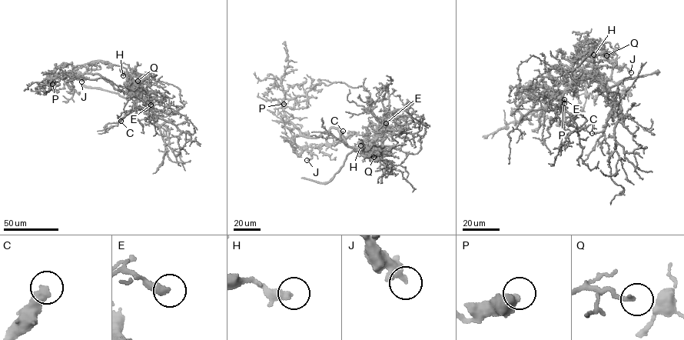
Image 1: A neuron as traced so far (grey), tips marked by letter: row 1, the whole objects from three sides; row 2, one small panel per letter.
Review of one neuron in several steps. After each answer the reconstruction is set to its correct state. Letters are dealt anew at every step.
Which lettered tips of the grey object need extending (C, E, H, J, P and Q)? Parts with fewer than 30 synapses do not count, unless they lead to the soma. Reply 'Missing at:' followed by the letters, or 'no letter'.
Missing at: C, Q

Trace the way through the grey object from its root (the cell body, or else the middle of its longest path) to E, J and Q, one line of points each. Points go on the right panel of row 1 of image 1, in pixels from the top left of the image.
E: (519, 91), (535, 88), (528, 86), (542, 86), (561, 91), (562, 98), (557, 99), (564, 99)
J: (519, 91), (519, 83), (531, 95), (544, 83), (558, 96), (592, 72), (610, 79), (615, 63), (631, 72)
Q: (519, 91), (535, 88), (528, 86), (541, 85), (564, 91), (582, 78), (594, 76), (592, 58), (606, 55)

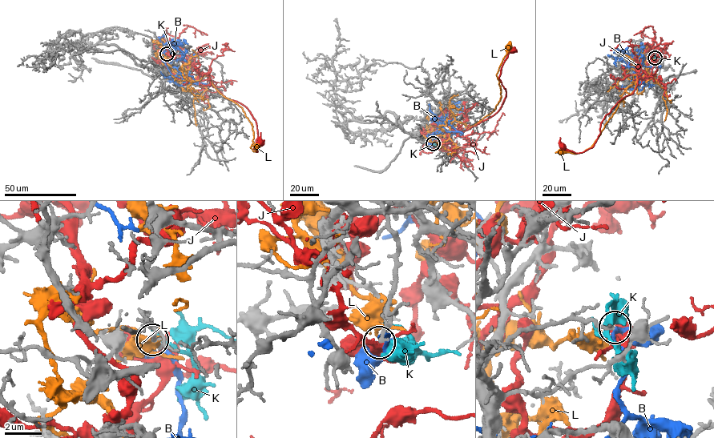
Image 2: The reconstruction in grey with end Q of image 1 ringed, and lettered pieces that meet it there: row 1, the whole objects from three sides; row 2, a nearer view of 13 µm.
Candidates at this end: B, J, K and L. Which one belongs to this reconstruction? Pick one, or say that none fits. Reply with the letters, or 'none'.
none

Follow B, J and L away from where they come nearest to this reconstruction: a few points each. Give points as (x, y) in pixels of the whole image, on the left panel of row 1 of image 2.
B: (167, 54), (171, 61), (162, 61), (176, 83), (200, 83), (186, 74), (170, 78), (160, 71)
J: (167, 54), (163, 60), (161, 49), (177, 78), (209, 80), (246, 107), (256, 124), (256, 151), (260, 142)
L: (166, 54), (159, 50), (183, 79), (207, 75), (242, 108), (252, 126), (250, 147), (255, 151), (256, 146)

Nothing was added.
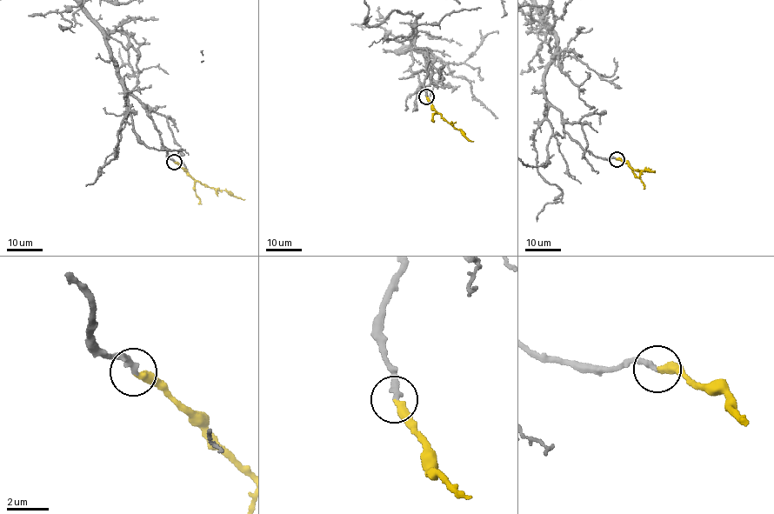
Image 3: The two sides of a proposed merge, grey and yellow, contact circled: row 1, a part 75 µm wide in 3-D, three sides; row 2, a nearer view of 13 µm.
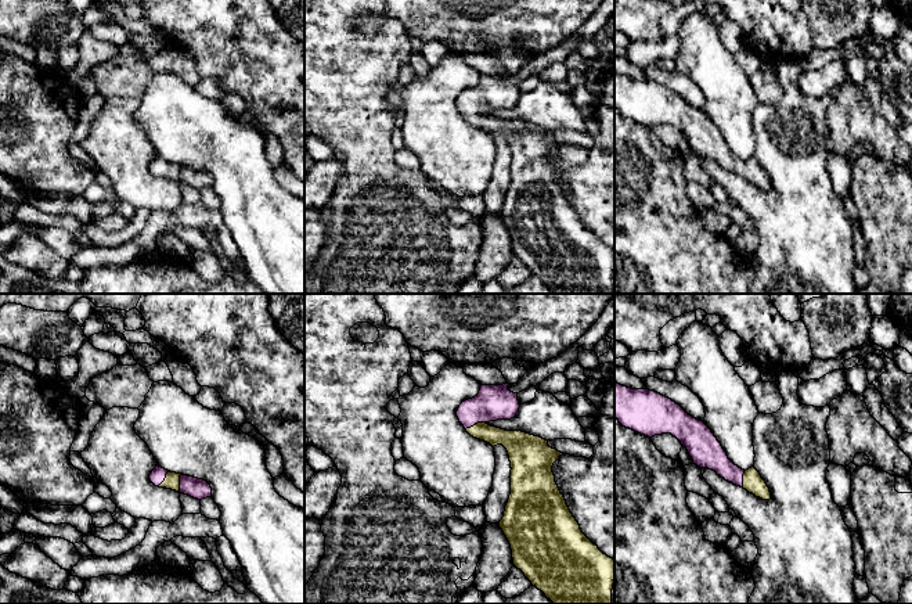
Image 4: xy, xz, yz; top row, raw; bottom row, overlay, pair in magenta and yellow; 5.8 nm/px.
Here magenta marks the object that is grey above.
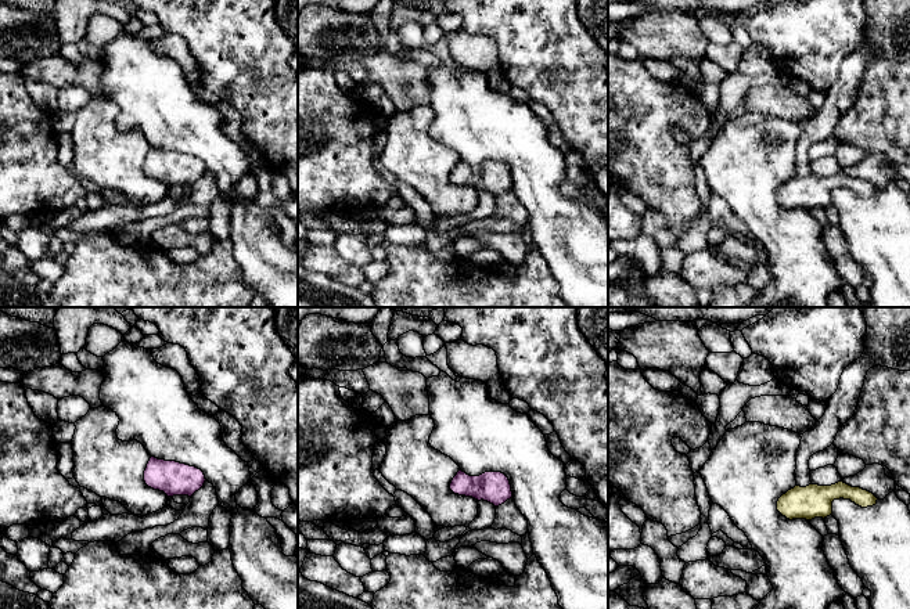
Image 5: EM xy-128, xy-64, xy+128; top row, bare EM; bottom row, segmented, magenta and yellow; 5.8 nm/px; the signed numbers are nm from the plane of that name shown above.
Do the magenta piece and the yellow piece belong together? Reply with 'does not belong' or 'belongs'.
belongs

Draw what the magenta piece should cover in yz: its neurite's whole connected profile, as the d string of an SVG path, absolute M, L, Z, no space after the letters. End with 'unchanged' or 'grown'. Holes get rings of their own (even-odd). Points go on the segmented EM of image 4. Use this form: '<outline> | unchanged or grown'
M614 382L614 417L623 427L648 438L671 434L686 447L697 467L715 471L756 497L771 499L760 472L754 467L745 471L735 465L711 429L671 399L655 391L631 389Z | grown

